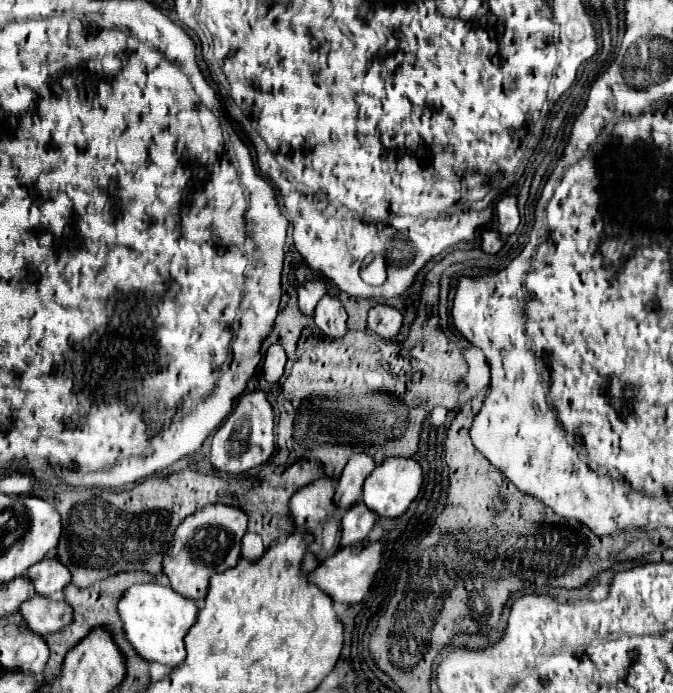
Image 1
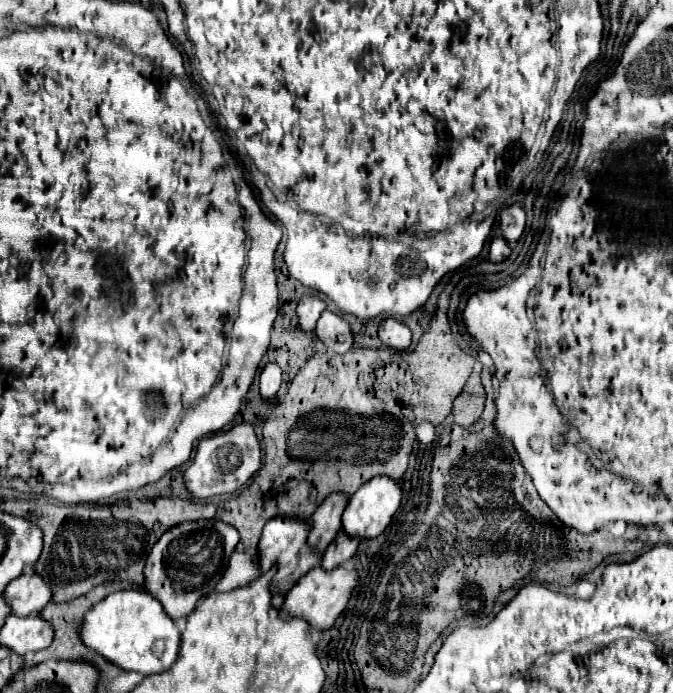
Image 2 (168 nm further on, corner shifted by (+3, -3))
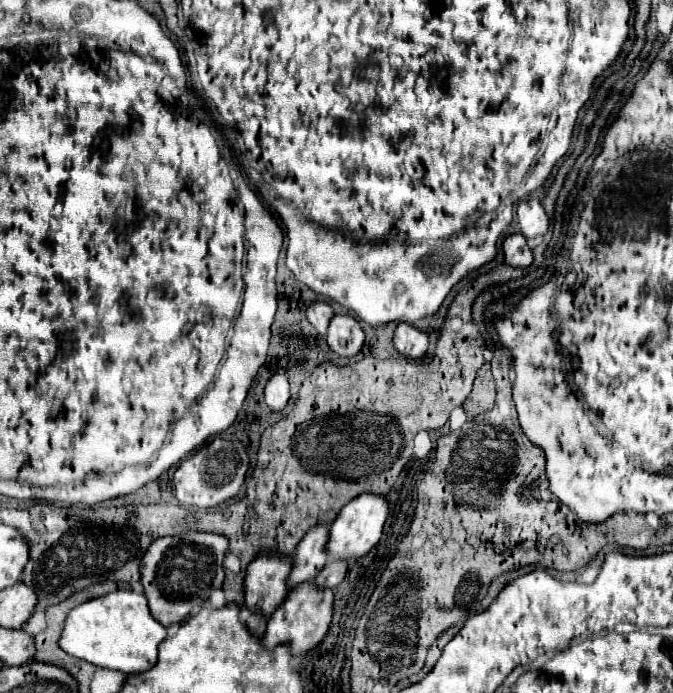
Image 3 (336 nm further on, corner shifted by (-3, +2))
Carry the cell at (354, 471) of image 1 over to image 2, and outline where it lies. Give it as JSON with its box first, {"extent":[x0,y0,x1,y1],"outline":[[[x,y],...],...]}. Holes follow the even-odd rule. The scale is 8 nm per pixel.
{"extent":[310,491,348,551],"outline":[[[336,491],[328,495],[322,505],[314,511],[312,519],[312,531],[310,531],[310,543],[316,545],[320,551],[332,543],[332,539],[342,529],[342,511],[348,505],[348,495],[342,491]]]}

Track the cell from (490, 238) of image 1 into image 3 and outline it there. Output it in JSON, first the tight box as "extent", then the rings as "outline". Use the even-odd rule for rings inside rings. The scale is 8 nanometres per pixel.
{"extent":[502,234,534,268],"outline":[[[512,234],[504,240],[502,244],[504,248],[504,256],[506,256],[506,264],[514,266],[514,268],[528,268],[534,262],[532,250],[526,244],[526,238],[522,234]]]}

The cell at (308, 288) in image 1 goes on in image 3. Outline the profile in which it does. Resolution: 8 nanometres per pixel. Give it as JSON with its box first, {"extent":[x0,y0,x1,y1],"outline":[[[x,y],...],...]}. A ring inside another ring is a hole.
{"extent":[306,302,334,336],"outline":[[[314,302],[314,304],[310,304],[308,310],[306,310],[308,322],[310,322],[310,324],[318,330],[318,334],[322,334],[322,336],[326,334],[326,328],[328,328],[332,316],[334,316],[334,310],[332,310],[326,302]]]}

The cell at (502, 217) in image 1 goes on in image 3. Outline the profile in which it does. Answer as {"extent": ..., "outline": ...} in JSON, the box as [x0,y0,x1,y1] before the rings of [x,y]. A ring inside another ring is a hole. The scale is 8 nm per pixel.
{"extent":[518,198,548,249],"outline":[[[524,198],[518,204],[518,224],[522,234],[526,236],[527,244],[531,249],[543,242],[543,236],[548,230],[548,216],[540,204],[540,198]]]}

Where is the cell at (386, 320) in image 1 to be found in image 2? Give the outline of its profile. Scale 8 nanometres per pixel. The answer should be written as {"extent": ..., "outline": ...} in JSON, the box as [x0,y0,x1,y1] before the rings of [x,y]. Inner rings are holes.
{"extent":[378,317,412,349],"outline":[[[388,317],[388,319],[382,319],[380,321],[380,327],[378,327],[378,339],[386,345],[386,347],[394,347],[394,349],[408,349],[410,343],[412,343],[412,333],[410,329],[394,319],[394,317]]]}

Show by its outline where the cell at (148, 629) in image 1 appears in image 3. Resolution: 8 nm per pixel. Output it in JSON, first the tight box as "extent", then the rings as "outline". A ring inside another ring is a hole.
{"extent":[58,590,166,674],"outline":[[[116,590],[72,608],[66,616],[58,646],[68,656],[90,662],[98,668],[134,674],[146,672],[156,664],[158,644],[164,638],[166,628],[152,618],[146,598],[132,590]]]}

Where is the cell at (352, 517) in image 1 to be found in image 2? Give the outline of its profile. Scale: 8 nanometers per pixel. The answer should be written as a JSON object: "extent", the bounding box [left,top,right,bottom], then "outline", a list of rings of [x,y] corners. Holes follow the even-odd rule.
{"extent":[320,531,360,569],"outline":[[[340,531],[334,537],[334,541],[328,545],[328,549],[324,551],[324,557],[322,557],[322,563],[320,565],[324,569],[334,569],[334,567],[344,565],[346,561],[350,561],[356,555],[358,545],[360,545],[360,539],[358,537],[350,537],[344,531]]]}

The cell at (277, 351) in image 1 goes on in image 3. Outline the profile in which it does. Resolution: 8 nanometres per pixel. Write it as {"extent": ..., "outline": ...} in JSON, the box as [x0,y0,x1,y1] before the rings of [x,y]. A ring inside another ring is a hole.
{"extent":[266,374,290,412],"outline":[[[276,374],[270,378],[266,386],[266,404],[270,406],[272,412],[282,412],[290,400],[290,388],[288,388],[288,378],[282,374]]]}

